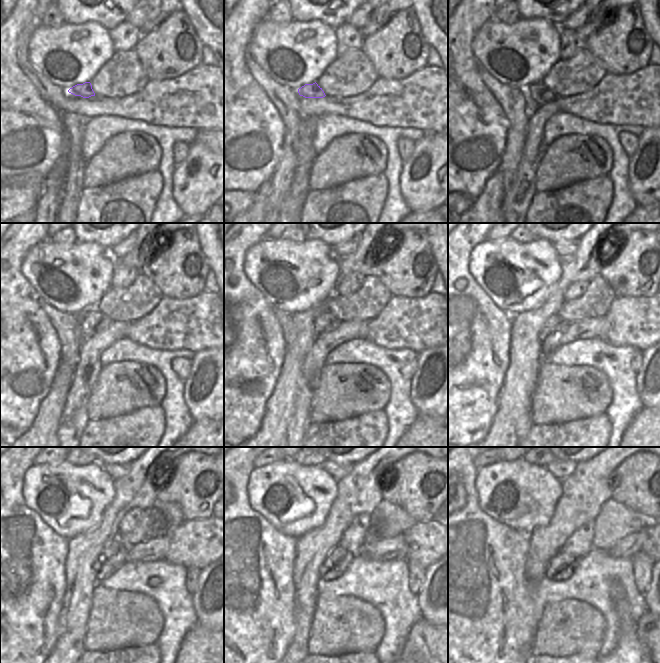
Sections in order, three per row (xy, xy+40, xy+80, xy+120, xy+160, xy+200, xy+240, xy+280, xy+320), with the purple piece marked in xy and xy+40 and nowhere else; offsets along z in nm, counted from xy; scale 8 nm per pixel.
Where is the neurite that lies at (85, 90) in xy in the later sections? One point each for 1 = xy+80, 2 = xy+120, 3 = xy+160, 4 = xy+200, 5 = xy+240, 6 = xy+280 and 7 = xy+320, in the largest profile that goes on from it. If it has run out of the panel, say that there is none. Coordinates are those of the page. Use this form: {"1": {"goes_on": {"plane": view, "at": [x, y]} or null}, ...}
{"1": {"goes_on": {"plane": "xy+80", "at": [538, 95]}}, "2": {"goes_on": {"plane": "xy+120", "at": [93, 321]}}, "3": {"goes_on": {"plane": "xy+160", "at": [324, 322]}}, "4": {"goes_on": {"plane": "xy+200", "at": [554, 324]}}, "5": {"goes_on": {"plane": "xy+240", "at": [114, 555]}}, "6": {"goes_on": {"plane": "xy+280", "at": [336, 563]}}, "7": {"goes_on": {"plane": "xy+320", "at": [561, 566]}}}

